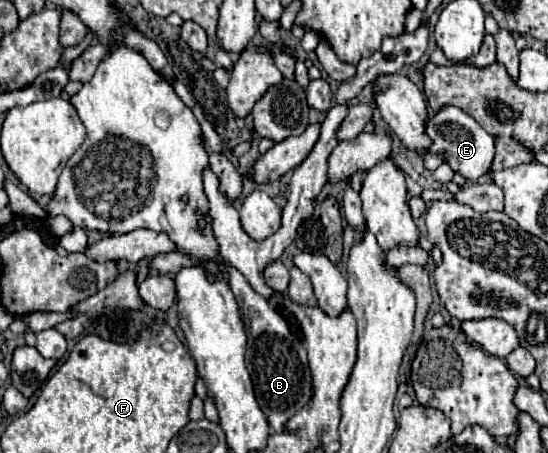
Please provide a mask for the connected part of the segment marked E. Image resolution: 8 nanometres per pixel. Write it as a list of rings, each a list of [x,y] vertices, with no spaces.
[[[441,107],[433,113],[425,123],[425,133],[431,137],[429,153],[443,155],[443,161],[451,165],[451,169],[465,179],[479,179],[485,171],[491,169],[495,157],[495,137],[491,137],[473,117],[457,107]]]

